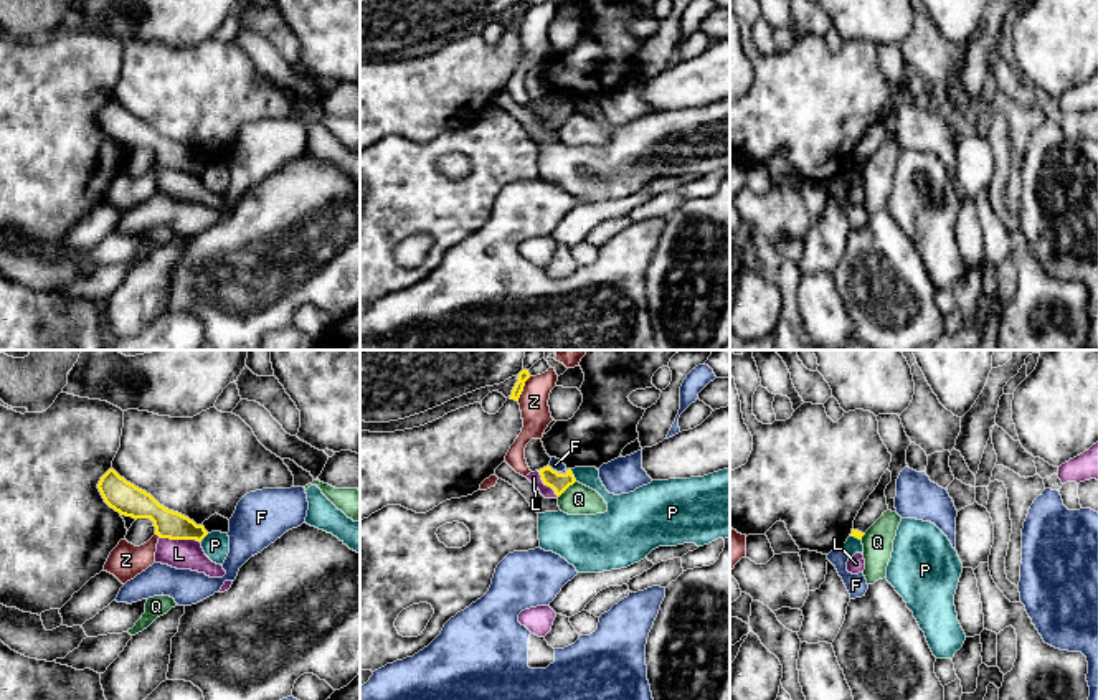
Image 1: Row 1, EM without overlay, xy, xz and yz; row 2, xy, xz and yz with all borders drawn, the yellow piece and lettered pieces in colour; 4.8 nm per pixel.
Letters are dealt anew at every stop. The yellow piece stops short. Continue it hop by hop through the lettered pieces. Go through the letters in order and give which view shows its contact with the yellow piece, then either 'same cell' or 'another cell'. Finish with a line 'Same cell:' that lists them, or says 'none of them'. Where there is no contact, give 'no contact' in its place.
F: meets yellow in xz; another cell
L: meets yellow in xy; another cell
P: meets yellow in xz; another cell
Q: meets yellow in xz; another cell
Z: meets yellow in xz; another cell
Same cell: none of them

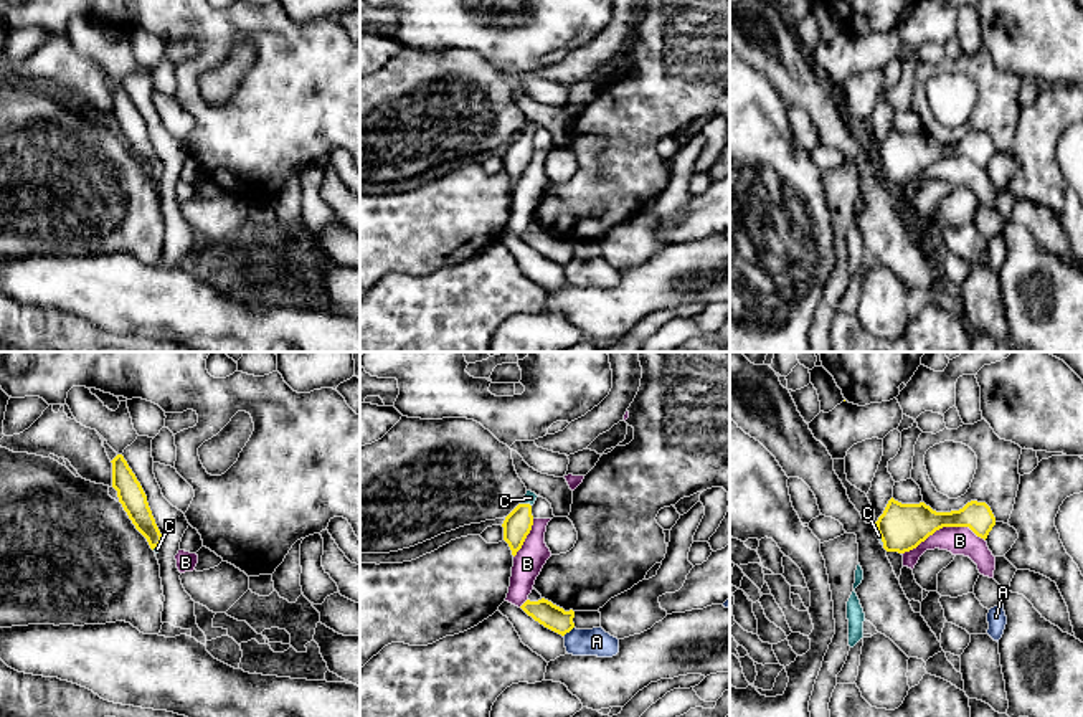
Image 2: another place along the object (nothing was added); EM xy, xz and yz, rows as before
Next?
A: meets yellow in xz; another cell
B: meets yellow in yz; another cell
C: meets yellow in xz; same cell
Same cell: C

